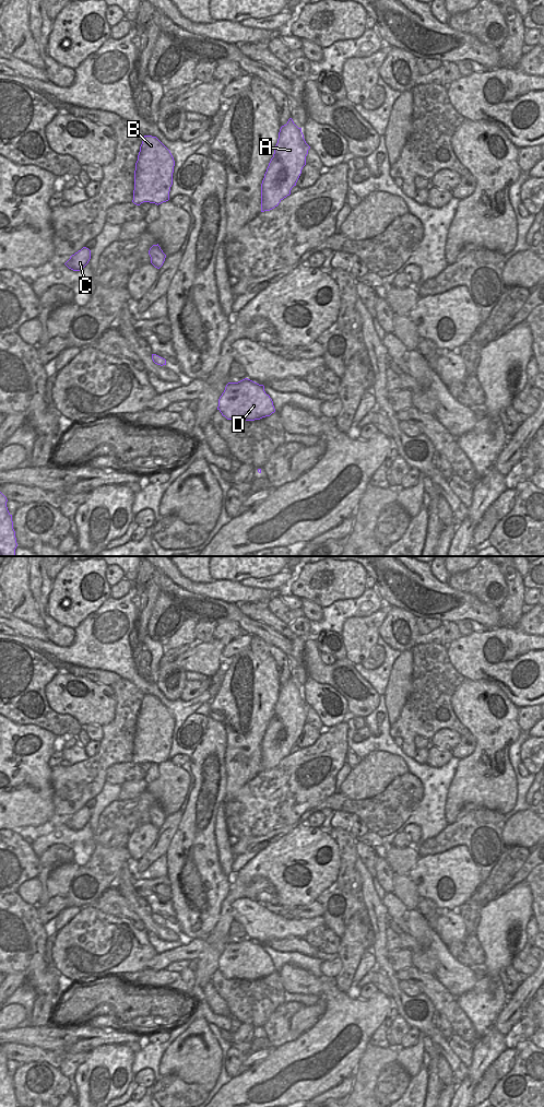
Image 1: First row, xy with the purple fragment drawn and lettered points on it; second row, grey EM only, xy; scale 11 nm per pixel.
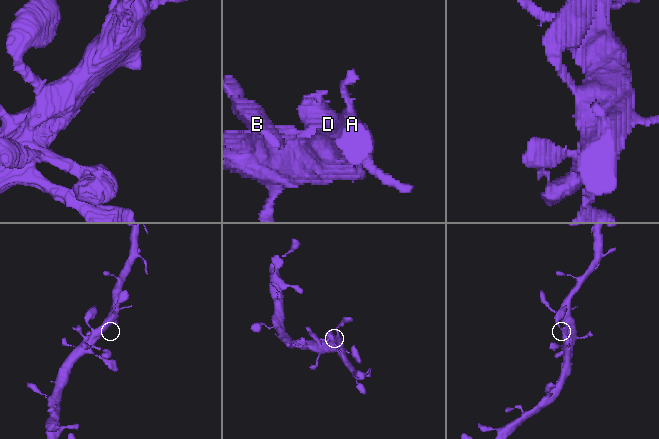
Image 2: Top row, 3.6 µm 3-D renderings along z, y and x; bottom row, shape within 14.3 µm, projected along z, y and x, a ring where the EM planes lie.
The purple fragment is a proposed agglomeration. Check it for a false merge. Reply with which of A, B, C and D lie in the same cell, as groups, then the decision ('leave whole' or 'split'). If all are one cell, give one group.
A B C D; leave whole

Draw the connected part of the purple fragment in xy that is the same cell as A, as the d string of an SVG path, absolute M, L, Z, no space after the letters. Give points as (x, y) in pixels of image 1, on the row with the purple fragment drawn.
M292 118L282 126L277 143L261 184L261 212L270 211L291 195L306 165L310 146Z

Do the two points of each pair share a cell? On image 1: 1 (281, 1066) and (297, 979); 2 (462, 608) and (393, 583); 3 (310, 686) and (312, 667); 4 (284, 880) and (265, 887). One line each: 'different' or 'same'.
1: different
2: same
3: different
4: different

